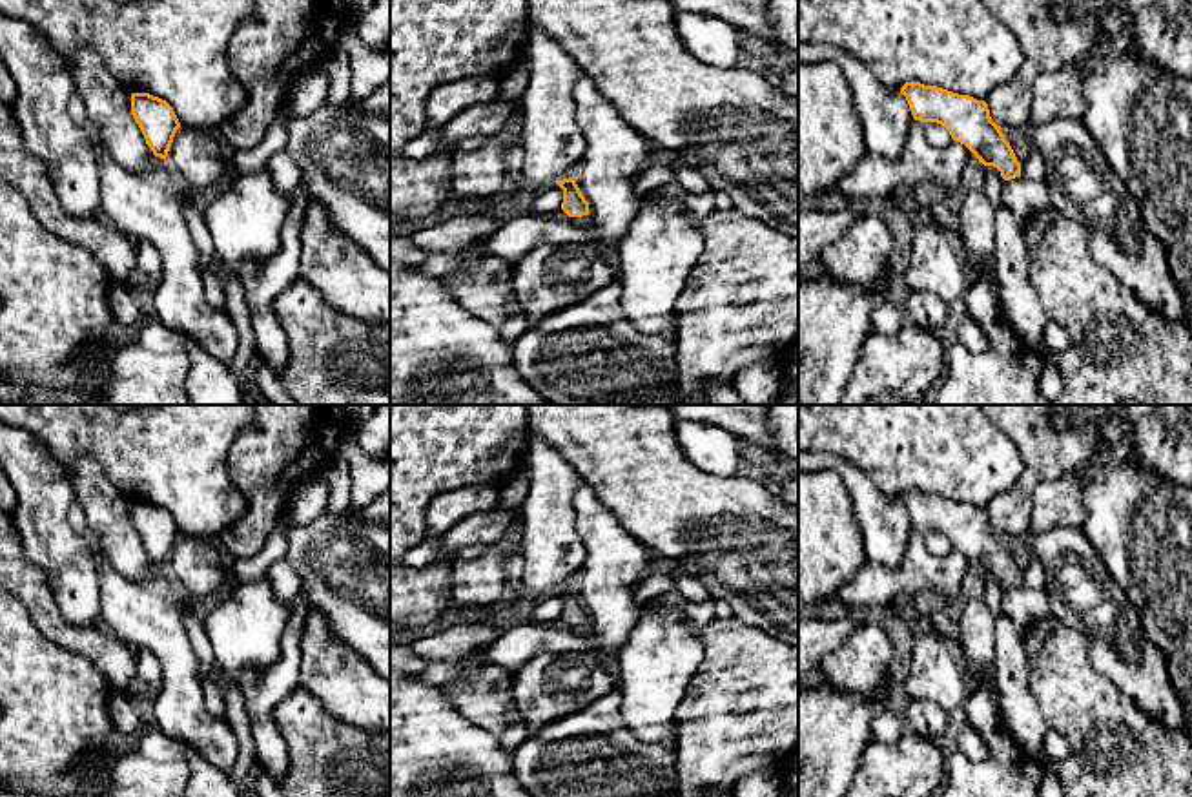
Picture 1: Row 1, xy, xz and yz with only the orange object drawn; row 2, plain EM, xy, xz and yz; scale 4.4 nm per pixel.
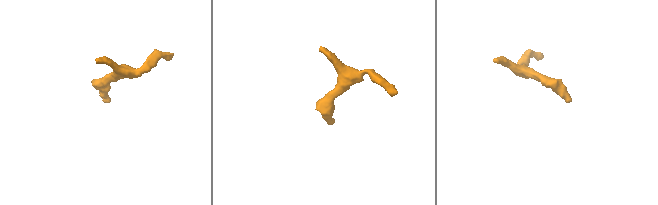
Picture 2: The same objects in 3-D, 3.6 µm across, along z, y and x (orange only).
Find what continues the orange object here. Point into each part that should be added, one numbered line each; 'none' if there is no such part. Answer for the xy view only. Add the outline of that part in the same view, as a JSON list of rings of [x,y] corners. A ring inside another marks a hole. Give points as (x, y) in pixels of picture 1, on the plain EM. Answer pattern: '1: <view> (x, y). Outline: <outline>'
none

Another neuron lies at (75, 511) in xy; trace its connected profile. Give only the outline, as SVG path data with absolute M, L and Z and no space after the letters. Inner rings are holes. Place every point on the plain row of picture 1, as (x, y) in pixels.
M77 500L67 507L67 520L80 536L89 536L86 511Z

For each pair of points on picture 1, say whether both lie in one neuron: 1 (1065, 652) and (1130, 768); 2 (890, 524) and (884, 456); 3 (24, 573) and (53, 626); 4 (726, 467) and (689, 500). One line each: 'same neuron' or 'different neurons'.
1: same neuron
2: different neurons
3: same neuron
4: different neurons

